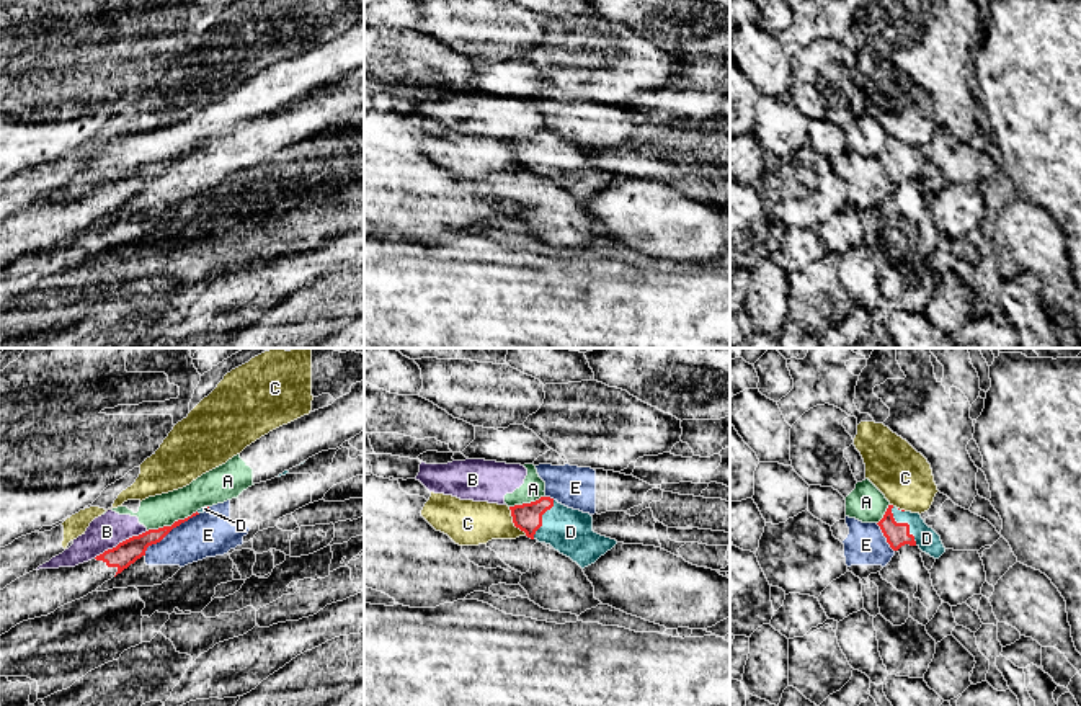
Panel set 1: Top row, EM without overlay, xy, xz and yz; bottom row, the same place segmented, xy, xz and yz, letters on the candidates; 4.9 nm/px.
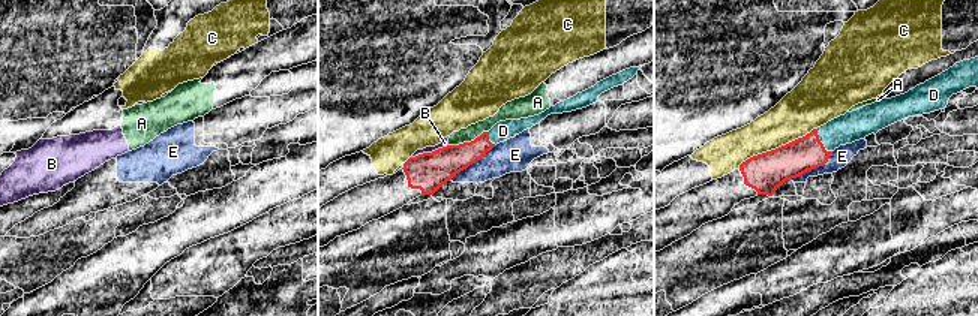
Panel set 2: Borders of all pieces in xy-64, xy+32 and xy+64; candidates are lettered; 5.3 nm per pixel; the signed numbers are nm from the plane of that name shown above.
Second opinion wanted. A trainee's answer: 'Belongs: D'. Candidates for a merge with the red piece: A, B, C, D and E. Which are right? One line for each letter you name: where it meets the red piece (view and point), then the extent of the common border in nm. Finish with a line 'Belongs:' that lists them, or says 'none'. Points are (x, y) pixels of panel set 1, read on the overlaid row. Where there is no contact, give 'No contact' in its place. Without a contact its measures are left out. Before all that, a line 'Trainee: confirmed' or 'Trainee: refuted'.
Trainee: confirmed
D: Touches red at yz (905, 523). Shared border 220 nm
Belongs: D

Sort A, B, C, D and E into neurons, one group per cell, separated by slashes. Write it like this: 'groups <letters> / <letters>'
groups A B / C / D / E

